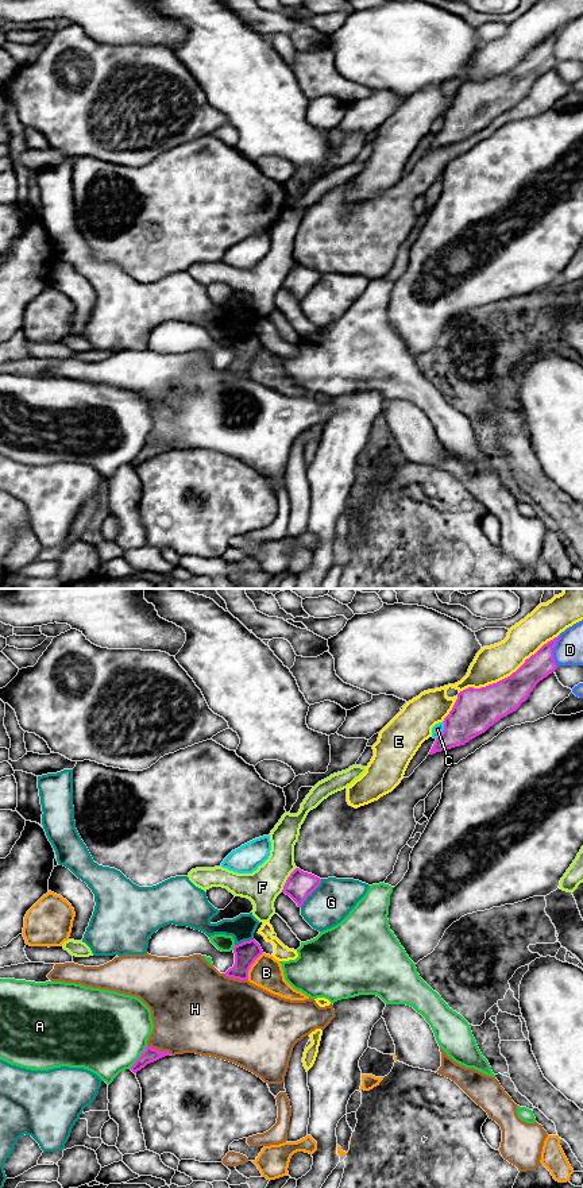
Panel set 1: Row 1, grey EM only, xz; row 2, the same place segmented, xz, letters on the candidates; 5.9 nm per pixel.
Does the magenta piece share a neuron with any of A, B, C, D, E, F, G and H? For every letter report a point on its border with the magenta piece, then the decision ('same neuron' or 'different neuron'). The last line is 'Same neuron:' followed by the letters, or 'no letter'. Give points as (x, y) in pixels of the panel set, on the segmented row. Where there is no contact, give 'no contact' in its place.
A: meets magenta in xz at (139, 1057); different neuron
B: meets magenta in xz at (251, 964); different neuron
C: meets magenta in xz at (443, 731); different neuron
D: meets magenta in xz at (552, 651); different neuron
E: meets magenta in xz at (510, 675); different neuron
F: meets magenta in xz at (288, 879); different neuron
G: meets magenta in xz at (312, 891); different neuron
H: meets magenta in xz at (235, 978); different neuron
Same neuron: no letter

